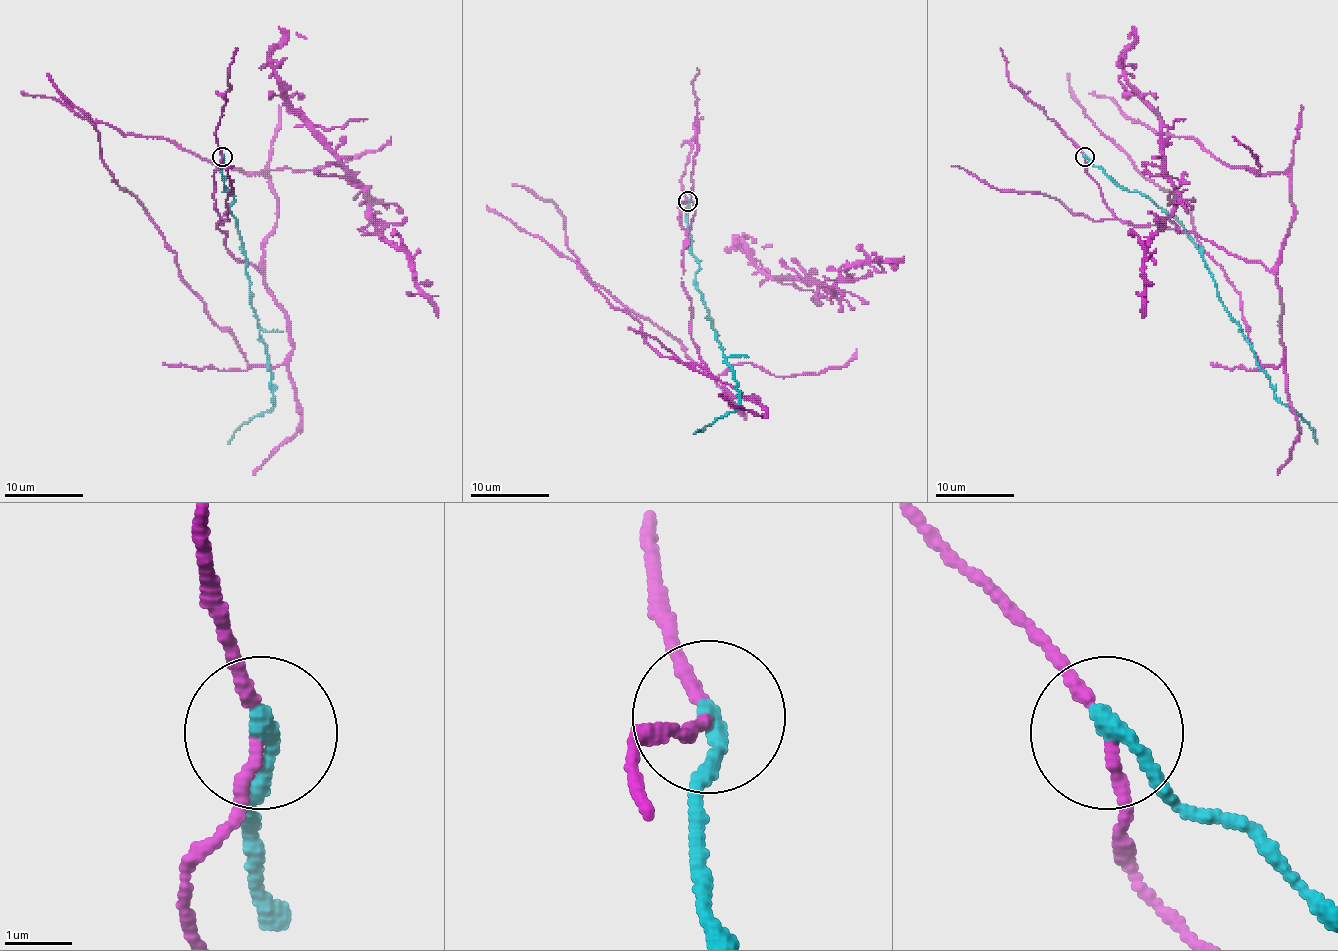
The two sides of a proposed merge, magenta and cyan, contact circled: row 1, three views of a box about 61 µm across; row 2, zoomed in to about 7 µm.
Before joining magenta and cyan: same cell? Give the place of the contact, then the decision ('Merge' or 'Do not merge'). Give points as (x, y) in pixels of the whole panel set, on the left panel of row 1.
Place: (222, 157). Do not merge

